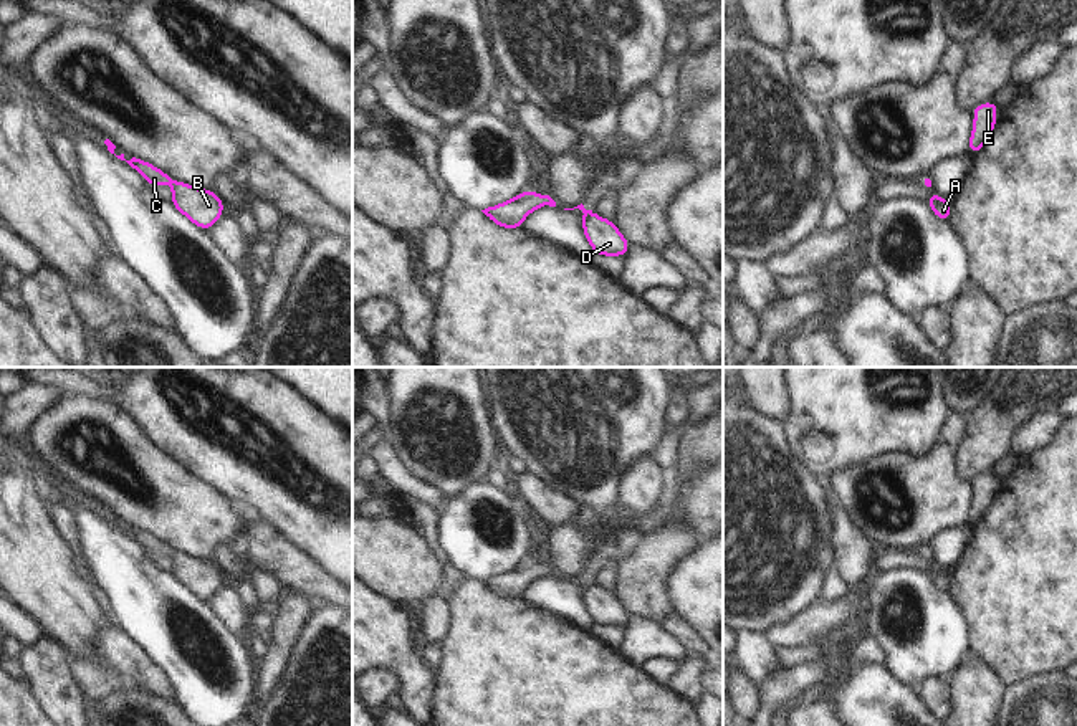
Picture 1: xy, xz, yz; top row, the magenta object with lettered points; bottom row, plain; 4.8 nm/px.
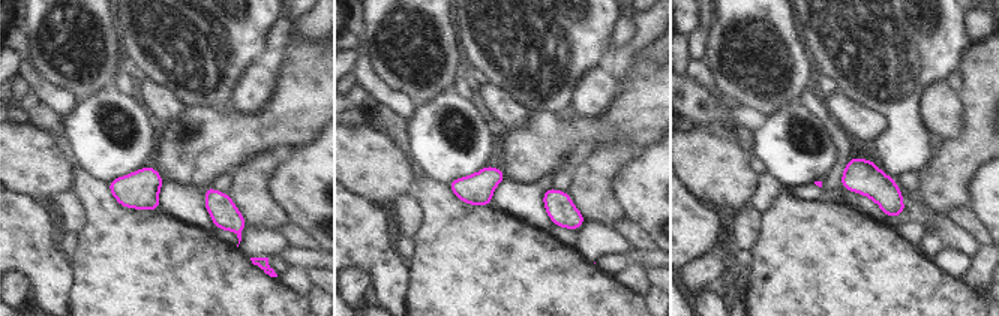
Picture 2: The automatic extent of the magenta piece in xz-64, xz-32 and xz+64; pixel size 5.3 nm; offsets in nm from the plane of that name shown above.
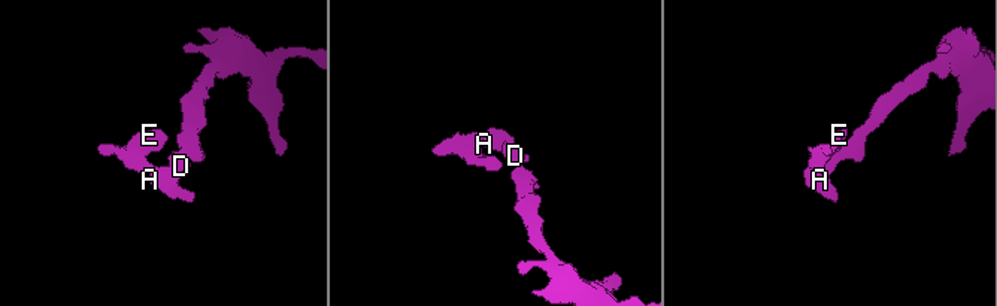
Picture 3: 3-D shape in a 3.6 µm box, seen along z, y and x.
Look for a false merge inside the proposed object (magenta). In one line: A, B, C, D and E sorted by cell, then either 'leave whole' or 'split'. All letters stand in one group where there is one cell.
groups A B C D E; leave whole

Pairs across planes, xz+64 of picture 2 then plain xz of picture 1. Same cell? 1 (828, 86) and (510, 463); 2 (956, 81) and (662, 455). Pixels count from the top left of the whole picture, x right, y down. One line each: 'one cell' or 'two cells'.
1: one cell
2: one cell

